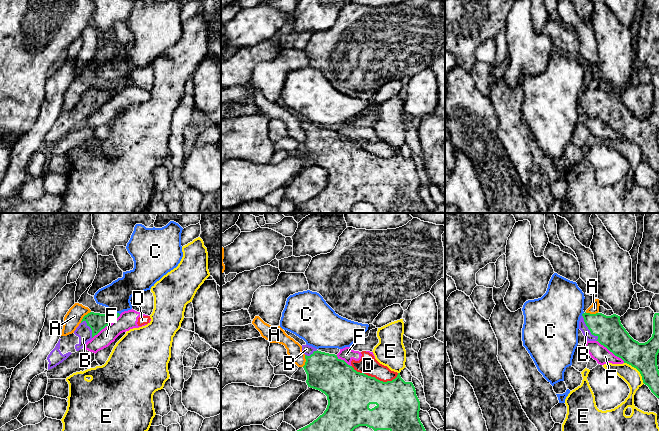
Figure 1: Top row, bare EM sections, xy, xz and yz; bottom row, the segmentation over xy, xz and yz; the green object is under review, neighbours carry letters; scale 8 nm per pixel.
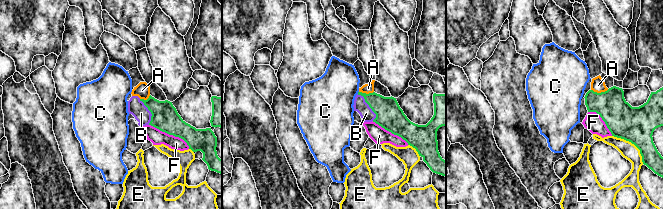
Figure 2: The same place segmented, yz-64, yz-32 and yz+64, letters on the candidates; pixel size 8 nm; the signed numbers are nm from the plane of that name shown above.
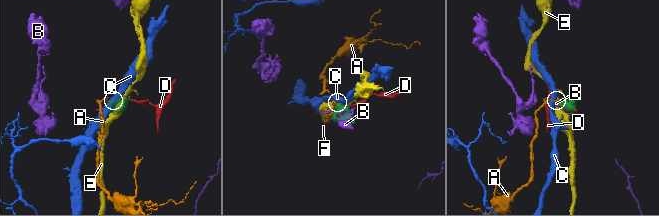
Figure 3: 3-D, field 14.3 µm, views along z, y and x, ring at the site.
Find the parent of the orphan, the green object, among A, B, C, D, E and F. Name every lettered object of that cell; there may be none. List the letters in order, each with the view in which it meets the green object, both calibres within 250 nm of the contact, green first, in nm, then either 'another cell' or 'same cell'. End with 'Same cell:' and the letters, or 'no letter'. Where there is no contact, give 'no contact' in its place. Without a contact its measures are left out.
A: contact in xy; calibres 140 and 140 nm; another cell
B: contact in yz; calibres 220 and 70 nm; same cell
C: contact in xy; calibres 140 and 220 nm; another cell
D: contact in xz; calibres 360 and 150 nm; another cell
E: contact in yz; calibres 220 and 140 nm; another cell
F: contact in xy; calibres 140 and 150 nm; another cell
Same cell: B

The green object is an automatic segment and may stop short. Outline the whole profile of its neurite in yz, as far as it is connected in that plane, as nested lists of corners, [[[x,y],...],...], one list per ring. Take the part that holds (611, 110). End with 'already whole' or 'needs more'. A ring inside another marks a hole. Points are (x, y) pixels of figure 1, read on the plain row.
[[[583,89],[579,105],[587,117],[598,117],[624,139],[636,144],[643,159],[659,174],[659,89],[653,93],[653,110],[645,119],[634,116],[620,97],[620,92],[606,92],[602,89]]] | needs more

